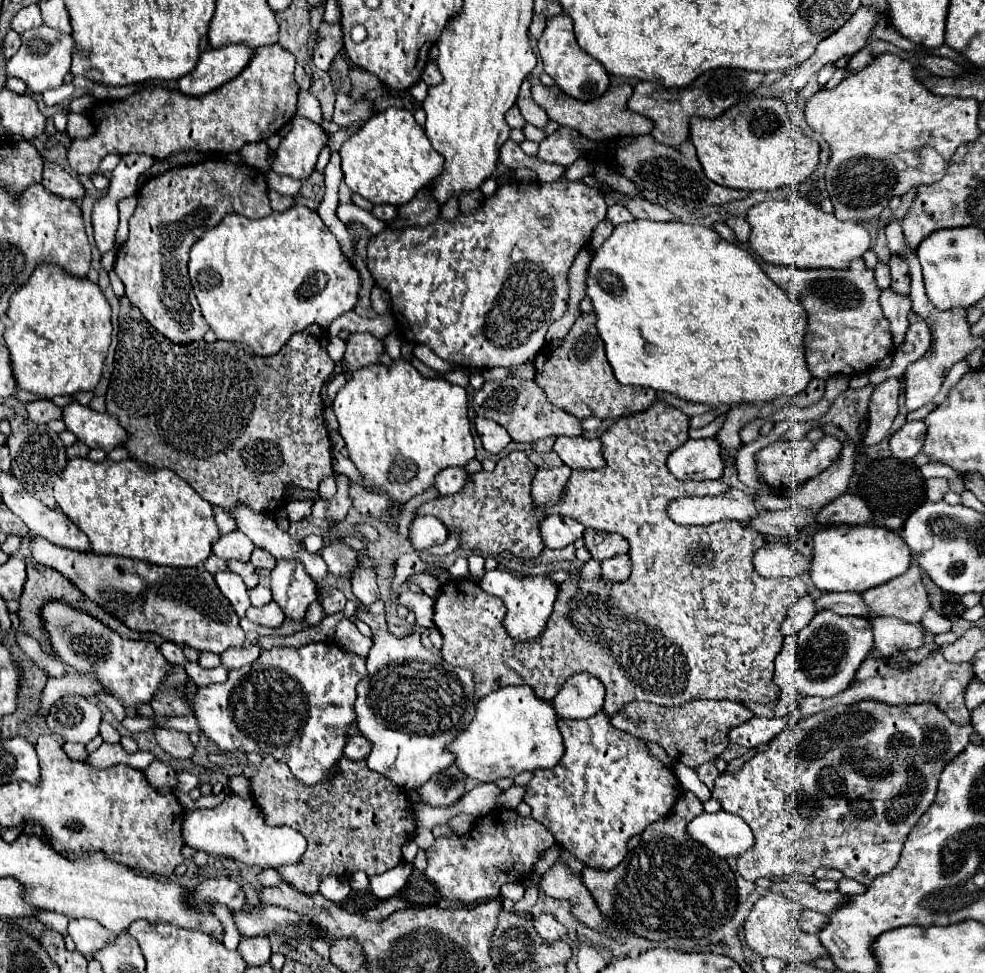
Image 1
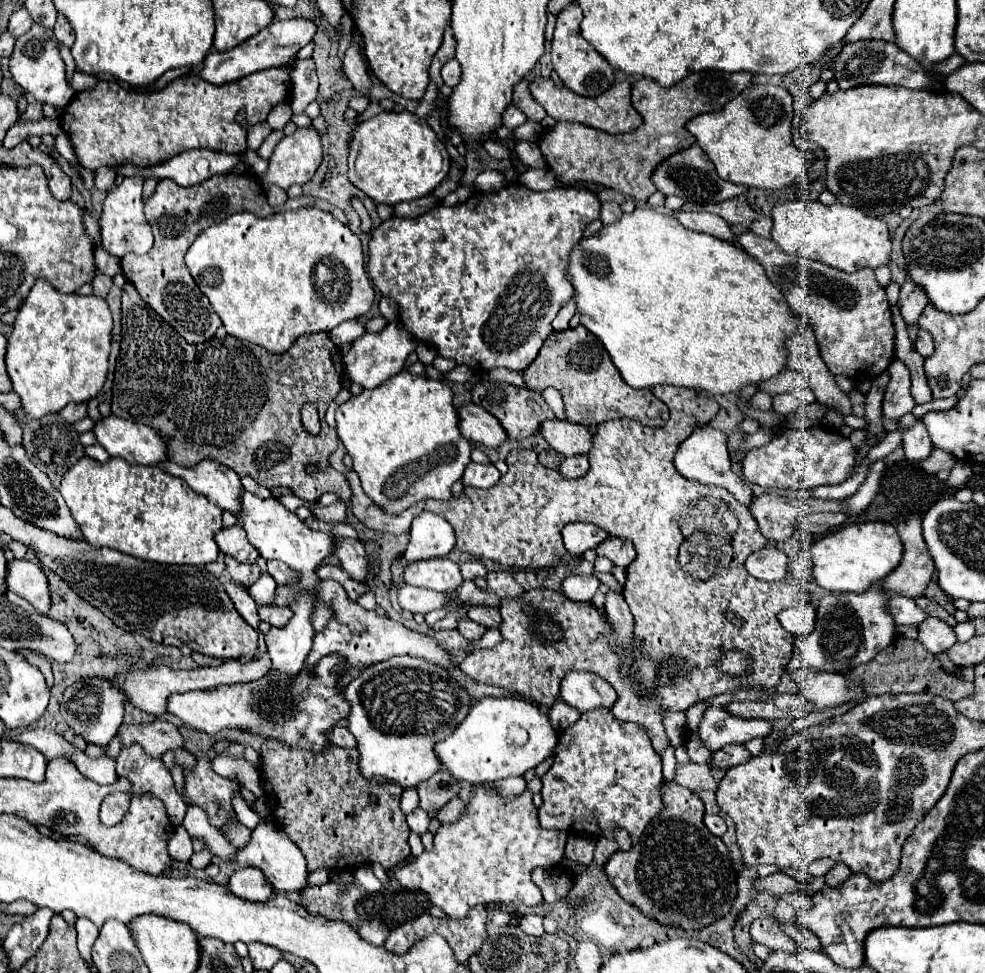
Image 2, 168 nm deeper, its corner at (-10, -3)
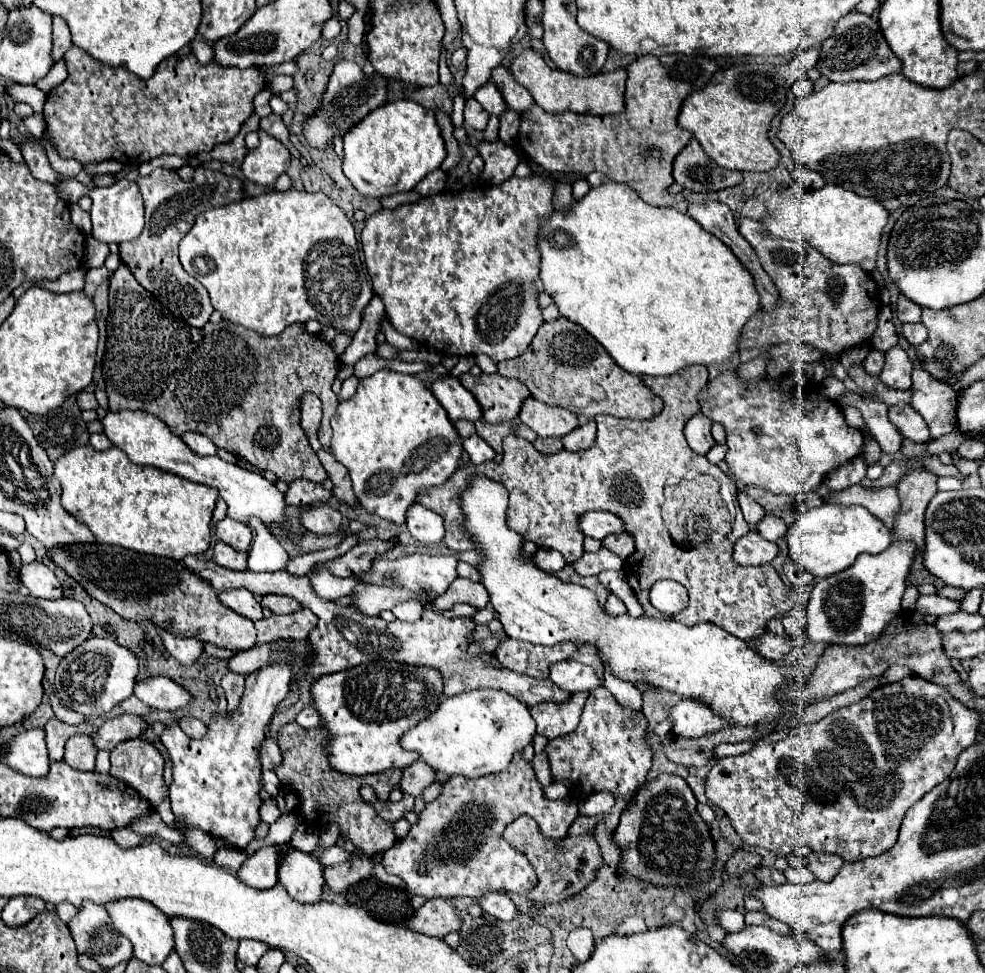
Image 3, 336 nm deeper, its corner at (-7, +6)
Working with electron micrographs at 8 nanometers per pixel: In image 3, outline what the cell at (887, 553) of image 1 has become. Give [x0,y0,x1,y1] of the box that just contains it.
[788,505,892,577]

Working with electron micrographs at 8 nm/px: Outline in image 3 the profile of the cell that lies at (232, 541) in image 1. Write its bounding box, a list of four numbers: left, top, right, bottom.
[214,517,252,551]

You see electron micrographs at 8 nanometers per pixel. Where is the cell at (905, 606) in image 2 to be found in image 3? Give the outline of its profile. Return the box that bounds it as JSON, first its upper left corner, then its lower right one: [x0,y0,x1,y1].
[912,595,960,617]

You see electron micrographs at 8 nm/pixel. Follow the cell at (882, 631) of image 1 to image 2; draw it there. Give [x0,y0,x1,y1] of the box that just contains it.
[917,618,957,654]

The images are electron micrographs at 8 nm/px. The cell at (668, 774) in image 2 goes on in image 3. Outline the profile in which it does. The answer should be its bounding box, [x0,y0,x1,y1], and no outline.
[550,659,602,693]

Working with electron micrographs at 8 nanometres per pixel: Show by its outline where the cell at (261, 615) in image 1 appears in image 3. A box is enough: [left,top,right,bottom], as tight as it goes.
[262,595,302,615]

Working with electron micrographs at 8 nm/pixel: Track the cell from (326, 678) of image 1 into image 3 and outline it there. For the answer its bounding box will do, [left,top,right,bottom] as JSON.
[134,677,194,711]

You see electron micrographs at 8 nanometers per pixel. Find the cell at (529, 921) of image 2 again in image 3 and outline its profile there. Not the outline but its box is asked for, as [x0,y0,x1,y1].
[480,893,518,921]

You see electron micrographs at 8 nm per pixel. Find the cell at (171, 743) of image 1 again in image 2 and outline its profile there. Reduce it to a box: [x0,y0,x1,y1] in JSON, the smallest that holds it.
[117,720,183,758]

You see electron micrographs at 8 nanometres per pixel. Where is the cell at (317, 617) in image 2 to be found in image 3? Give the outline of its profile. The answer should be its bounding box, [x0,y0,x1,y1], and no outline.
[254,609,318,645]

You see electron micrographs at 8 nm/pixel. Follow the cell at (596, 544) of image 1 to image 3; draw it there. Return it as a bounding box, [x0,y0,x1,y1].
[602,533,634,559]

